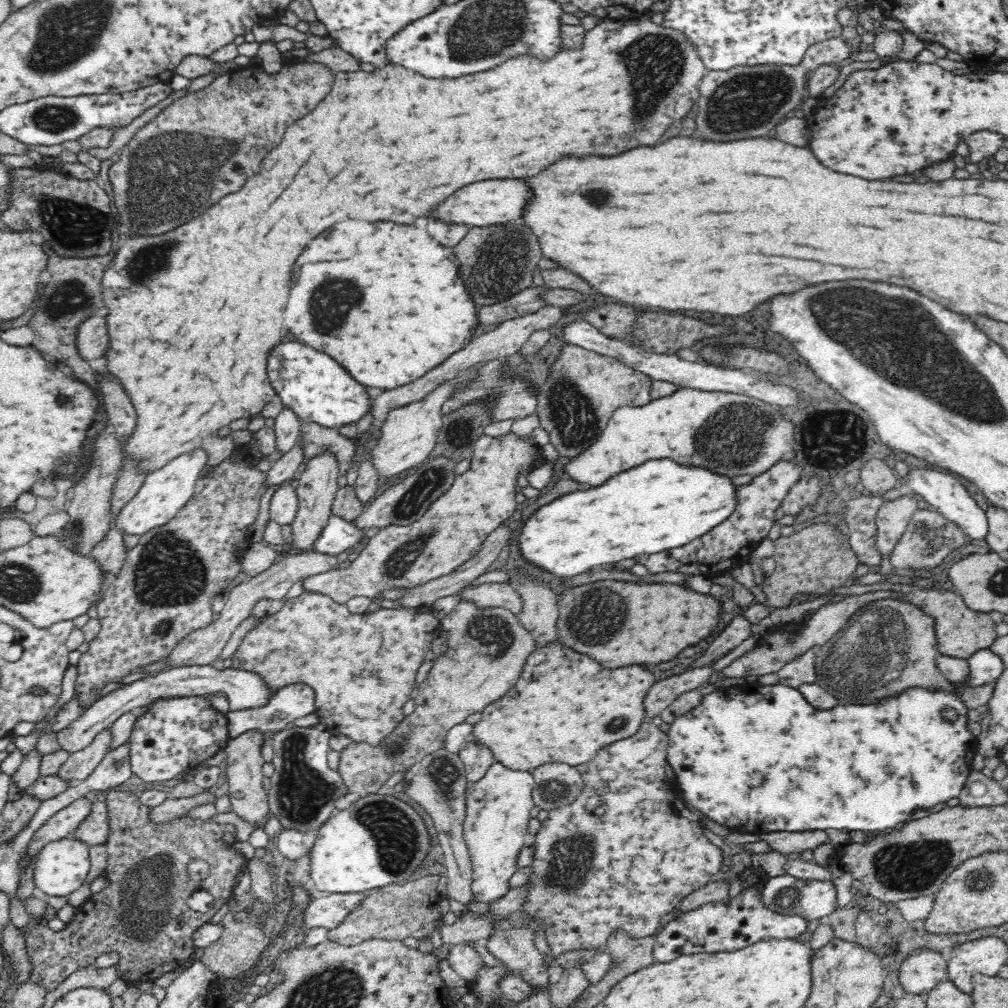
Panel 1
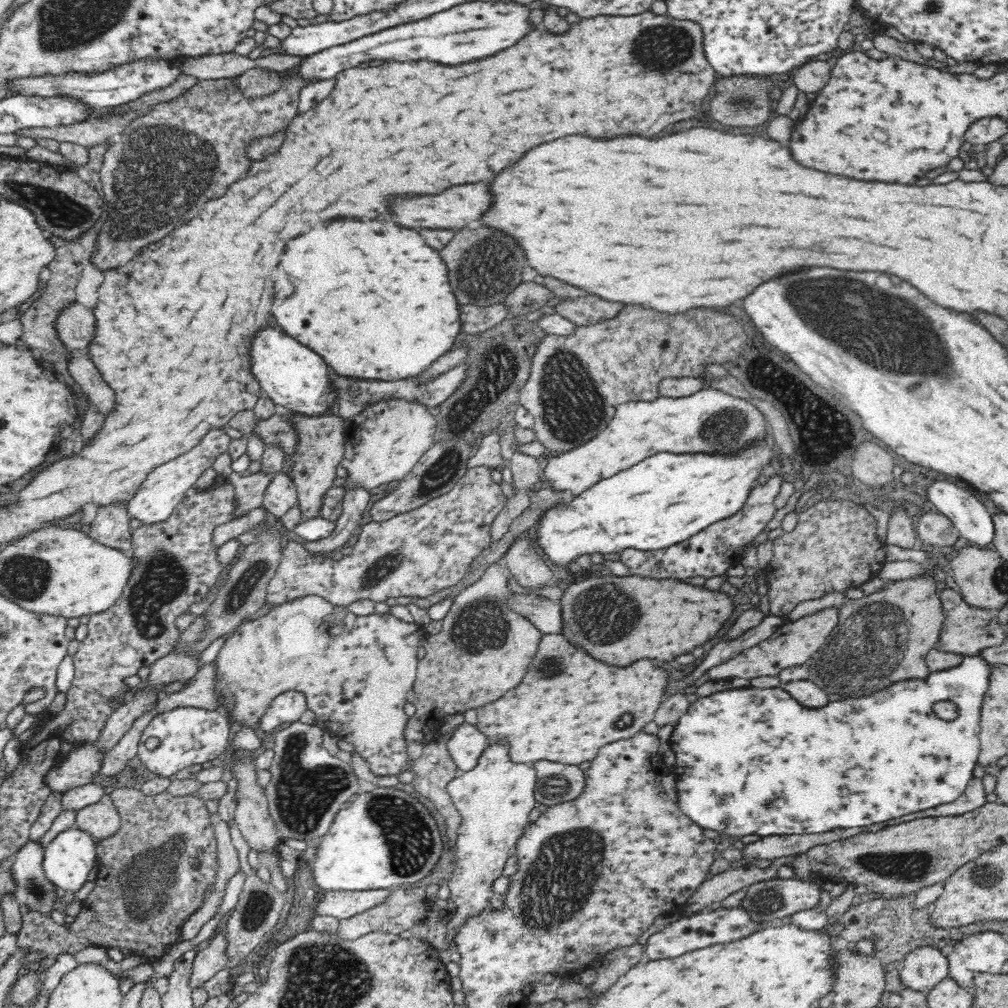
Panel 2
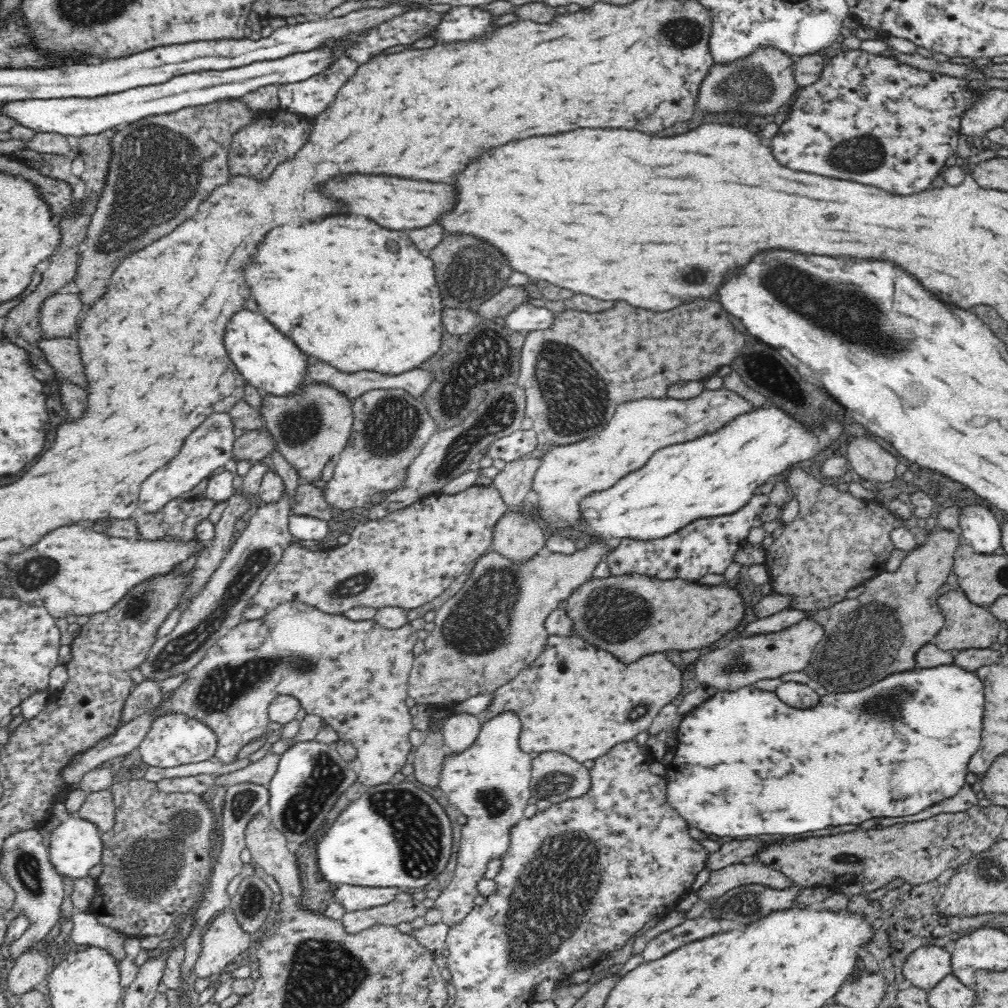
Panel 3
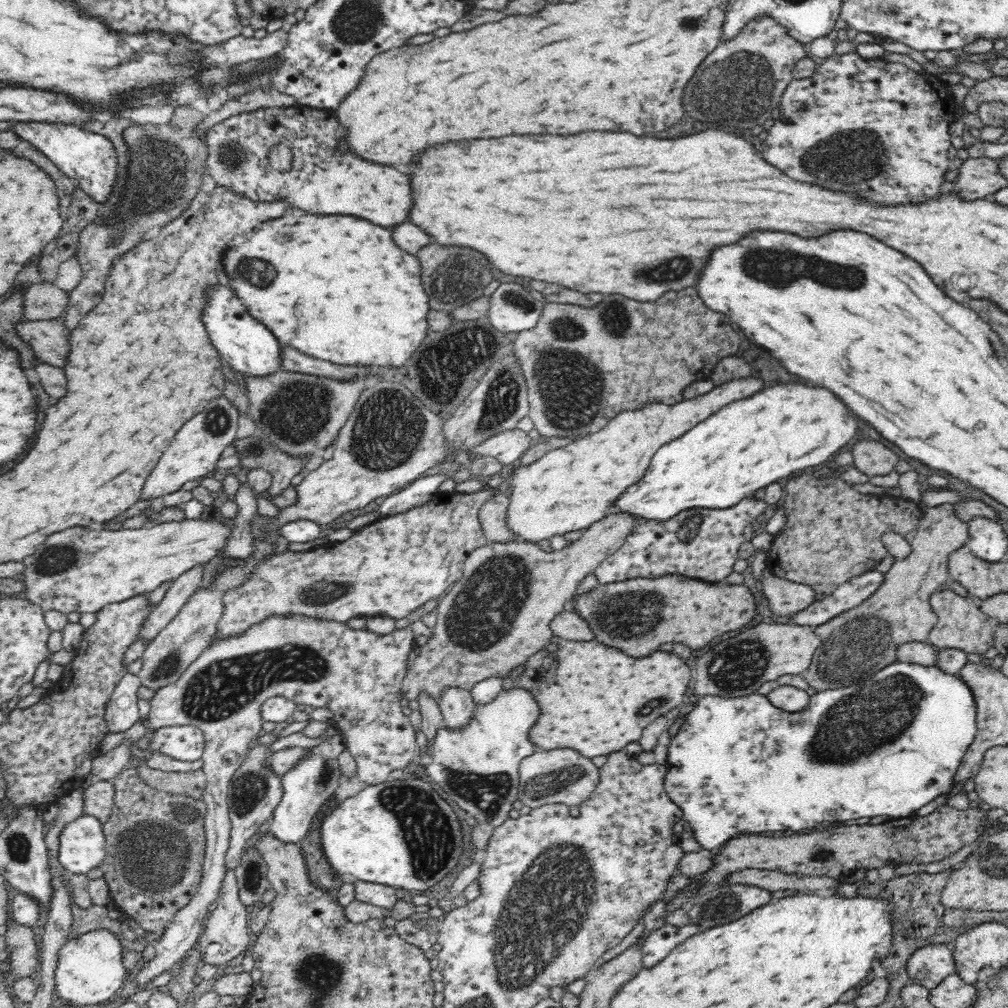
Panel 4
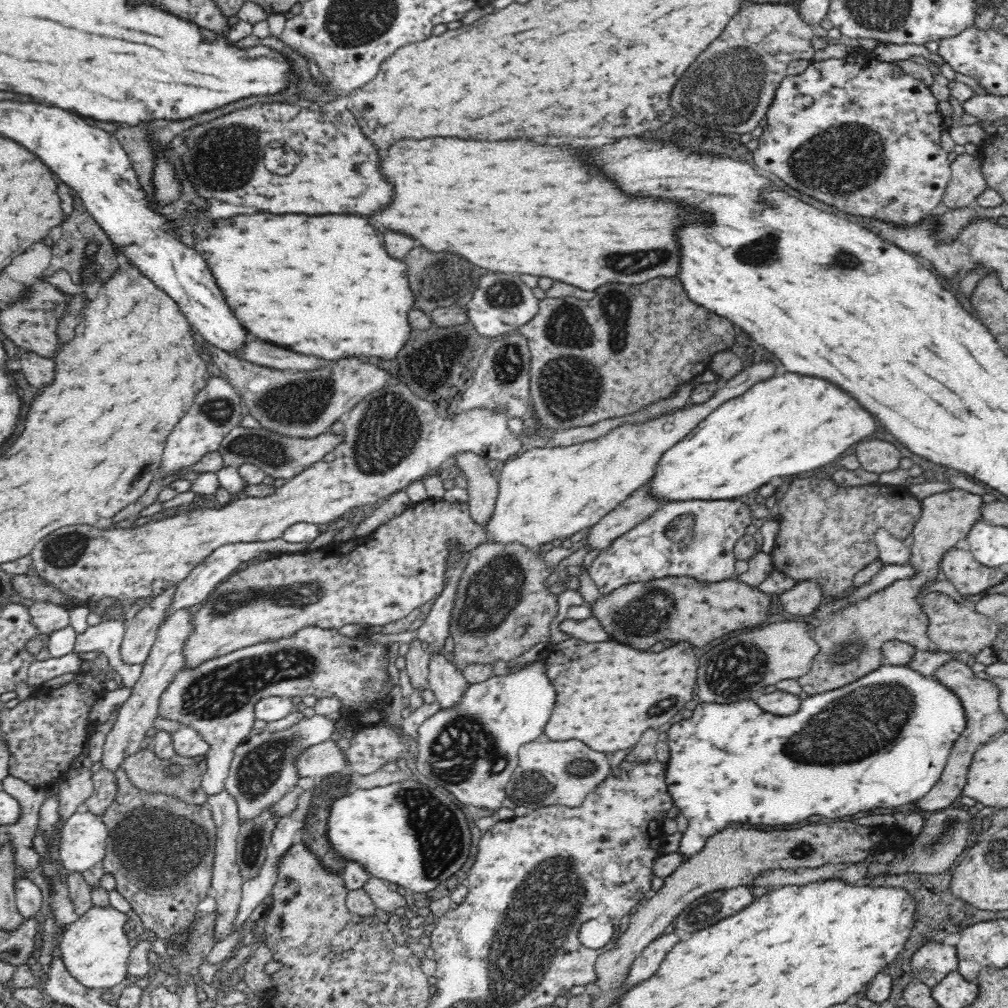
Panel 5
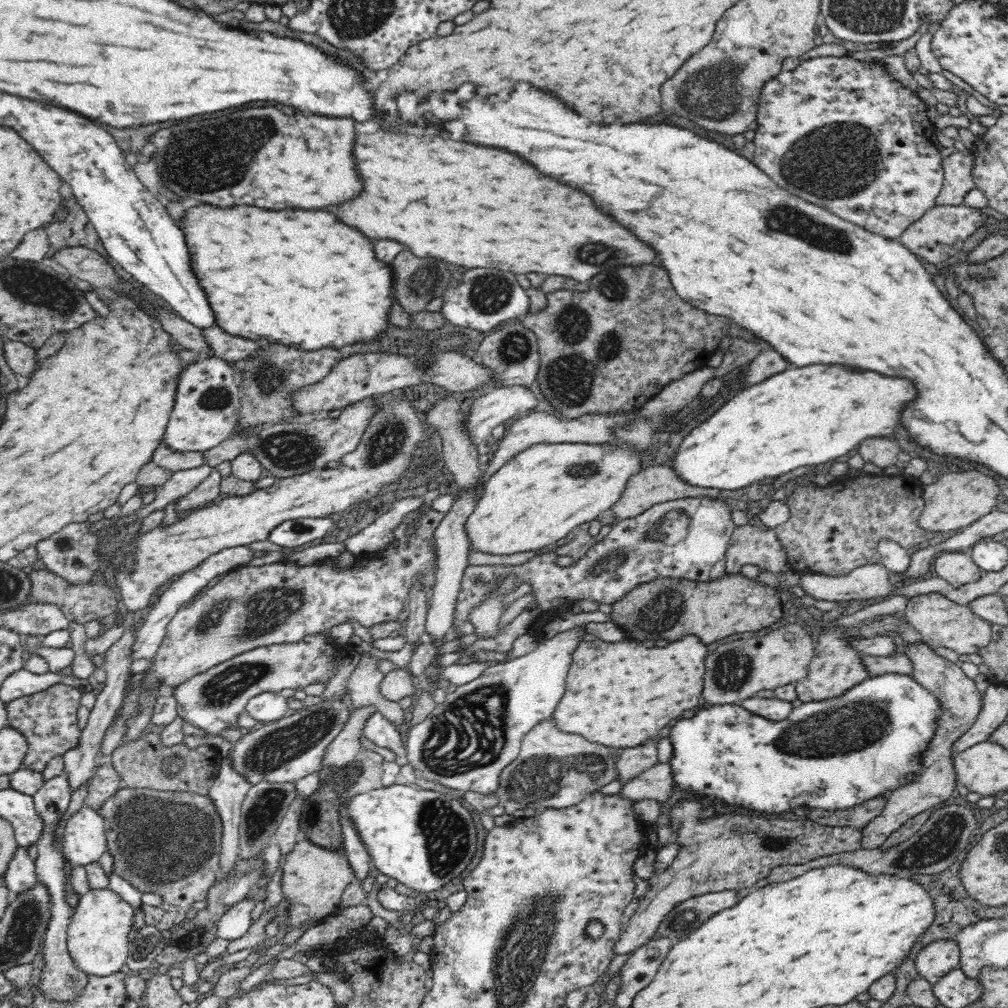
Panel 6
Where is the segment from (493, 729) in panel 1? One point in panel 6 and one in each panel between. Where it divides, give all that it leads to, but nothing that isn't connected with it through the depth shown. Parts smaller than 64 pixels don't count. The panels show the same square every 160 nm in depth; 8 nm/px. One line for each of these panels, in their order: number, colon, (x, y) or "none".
2: (567, 717)
3: (575, 699)
4: (592, 698)
5: (608, 694)
6: (619, 695)

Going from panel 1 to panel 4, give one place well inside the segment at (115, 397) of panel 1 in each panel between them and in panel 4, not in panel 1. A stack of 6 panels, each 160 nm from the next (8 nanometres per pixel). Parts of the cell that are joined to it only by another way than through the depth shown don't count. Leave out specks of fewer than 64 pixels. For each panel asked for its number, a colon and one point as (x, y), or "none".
2: (83, 371)
3: (63, 354)
4: (50, 341)

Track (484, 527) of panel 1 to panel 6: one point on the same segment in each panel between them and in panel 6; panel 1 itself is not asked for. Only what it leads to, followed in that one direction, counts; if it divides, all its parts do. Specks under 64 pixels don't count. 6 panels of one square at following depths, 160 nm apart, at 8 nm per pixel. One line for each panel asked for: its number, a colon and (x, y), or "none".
2: (418, 553)
3: (406, 559)
4: (390, 567)
5: (380, 578)
6: (252, 606)

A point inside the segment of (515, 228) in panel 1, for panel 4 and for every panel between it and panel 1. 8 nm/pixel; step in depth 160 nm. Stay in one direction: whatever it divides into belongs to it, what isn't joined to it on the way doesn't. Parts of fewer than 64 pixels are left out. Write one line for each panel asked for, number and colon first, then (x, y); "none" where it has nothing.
2: (470, 259)
3: (472, 283)
4: (450, 265)

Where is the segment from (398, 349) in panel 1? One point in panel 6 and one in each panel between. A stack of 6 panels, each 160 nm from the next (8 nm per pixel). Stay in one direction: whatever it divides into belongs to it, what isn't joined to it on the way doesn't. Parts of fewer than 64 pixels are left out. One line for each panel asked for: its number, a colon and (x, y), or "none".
2: (374, 300)
3: (351, 294)
4: (343, 292)
5: (324, 286)
6: (301, 278)

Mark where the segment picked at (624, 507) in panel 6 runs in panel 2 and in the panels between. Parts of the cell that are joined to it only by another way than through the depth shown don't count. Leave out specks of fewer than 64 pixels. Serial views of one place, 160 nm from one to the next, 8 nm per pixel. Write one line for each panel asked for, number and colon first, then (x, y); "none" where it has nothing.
2: (484, 649)
3: (494, 626)
4: (497, 614)
5: (636, 508)

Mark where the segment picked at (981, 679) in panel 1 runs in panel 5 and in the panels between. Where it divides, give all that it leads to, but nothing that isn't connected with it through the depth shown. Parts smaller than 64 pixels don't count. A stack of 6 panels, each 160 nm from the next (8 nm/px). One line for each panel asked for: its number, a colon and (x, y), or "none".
2: (749, 761)
3: (746, 765)
4: (738, 765)
5: (734, 762)

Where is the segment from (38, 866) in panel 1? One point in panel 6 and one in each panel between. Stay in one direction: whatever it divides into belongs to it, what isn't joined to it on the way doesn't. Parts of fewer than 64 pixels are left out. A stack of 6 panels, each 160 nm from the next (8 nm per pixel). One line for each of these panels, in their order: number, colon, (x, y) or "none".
2: (68, 859)
3: (76, 847)
4: (82, 847)
5: (84, 838)
6: (84, 841)

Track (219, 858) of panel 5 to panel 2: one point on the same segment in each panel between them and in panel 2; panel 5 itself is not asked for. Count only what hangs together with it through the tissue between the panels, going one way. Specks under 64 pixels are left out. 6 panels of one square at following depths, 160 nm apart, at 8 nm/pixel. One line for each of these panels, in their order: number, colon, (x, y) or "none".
2: (209, 961)
3: (223, 941)
4: (225, 934)

